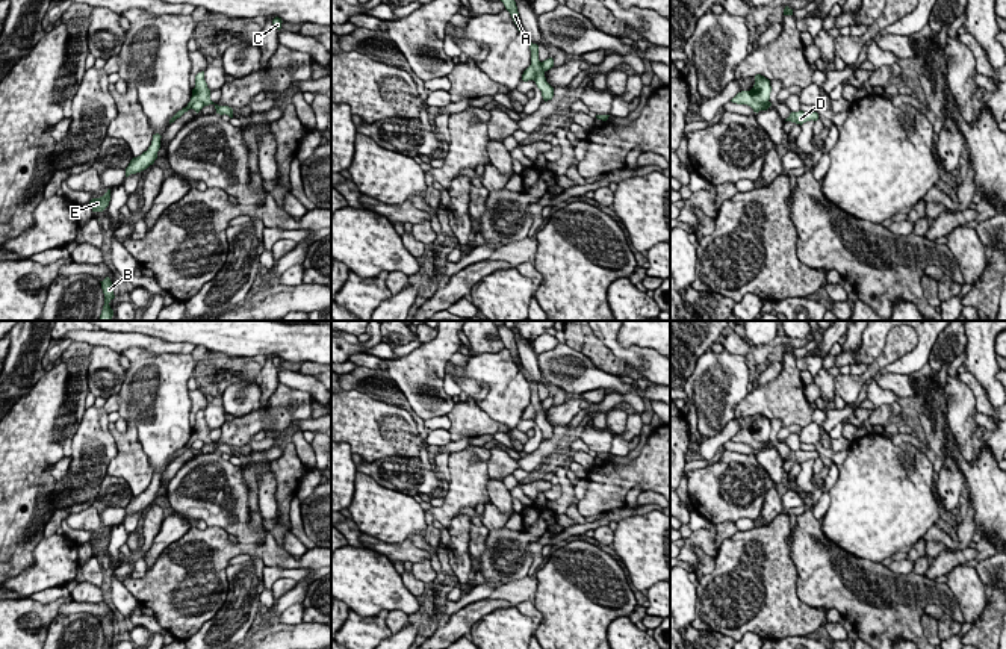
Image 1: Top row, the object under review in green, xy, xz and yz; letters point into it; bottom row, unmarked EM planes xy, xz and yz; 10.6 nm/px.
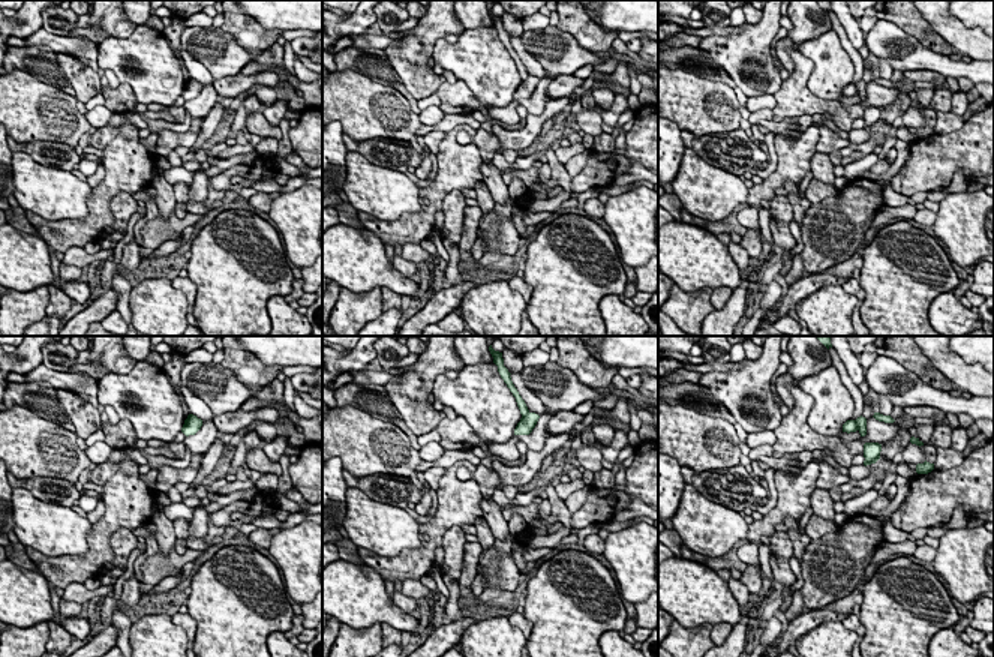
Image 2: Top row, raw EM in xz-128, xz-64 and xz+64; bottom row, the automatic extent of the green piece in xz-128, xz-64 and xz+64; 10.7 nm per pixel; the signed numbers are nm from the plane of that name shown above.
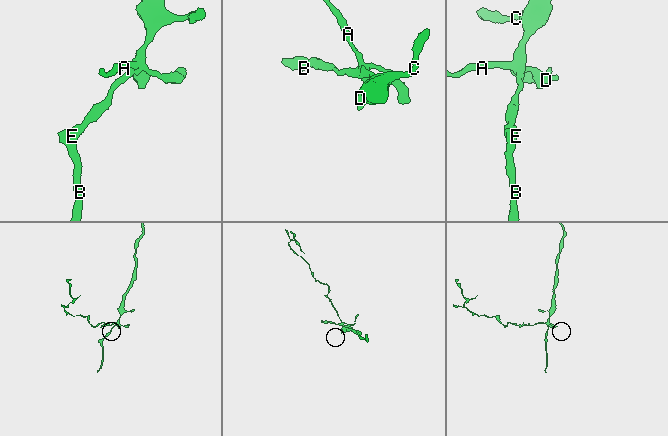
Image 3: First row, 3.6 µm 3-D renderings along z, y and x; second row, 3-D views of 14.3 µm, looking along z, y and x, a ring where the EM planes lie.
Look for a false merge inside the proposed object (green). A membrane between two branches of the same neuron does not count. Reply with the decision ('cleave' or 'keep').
cleave

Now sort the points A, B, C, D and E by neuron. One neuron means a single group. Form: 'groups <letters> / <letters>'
groups A D / B C E

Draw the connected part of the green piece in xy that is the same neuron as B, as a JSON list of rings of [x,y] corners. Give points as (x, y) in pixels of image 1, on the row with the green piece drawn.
[[[106,277],[101,283],[101,289],[104,293],[104,306],[100,315],[100,321],[112,321],[113,310],[110,309],[109,303],[115,298],[113,295],[113,284],[109,277]]]

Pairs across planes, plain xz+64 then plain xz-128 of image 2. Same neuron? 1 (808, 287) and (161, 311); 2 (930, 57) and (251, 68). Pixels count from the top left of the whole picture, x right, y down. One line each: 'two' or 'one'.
1: two
2: two

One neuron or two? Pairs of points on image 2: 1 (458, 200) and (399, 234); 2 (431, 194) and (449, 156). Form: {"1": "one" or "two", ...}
{"1": "two", "2": "one"}

